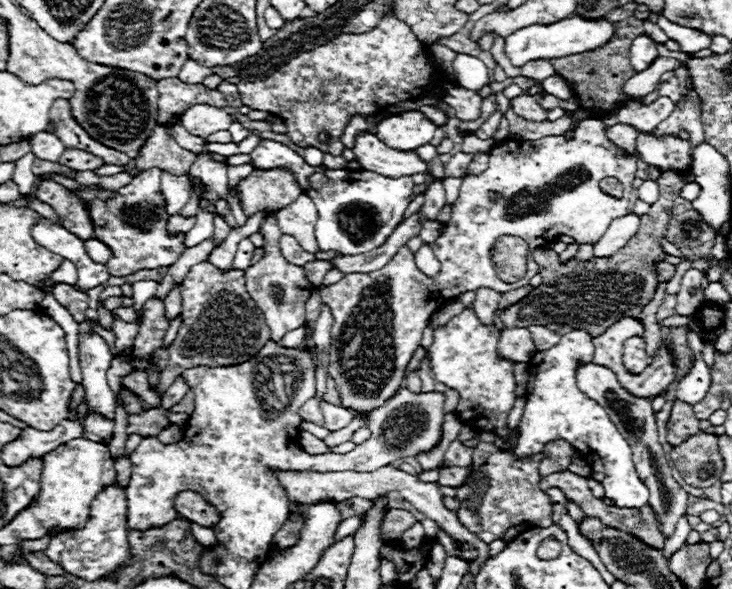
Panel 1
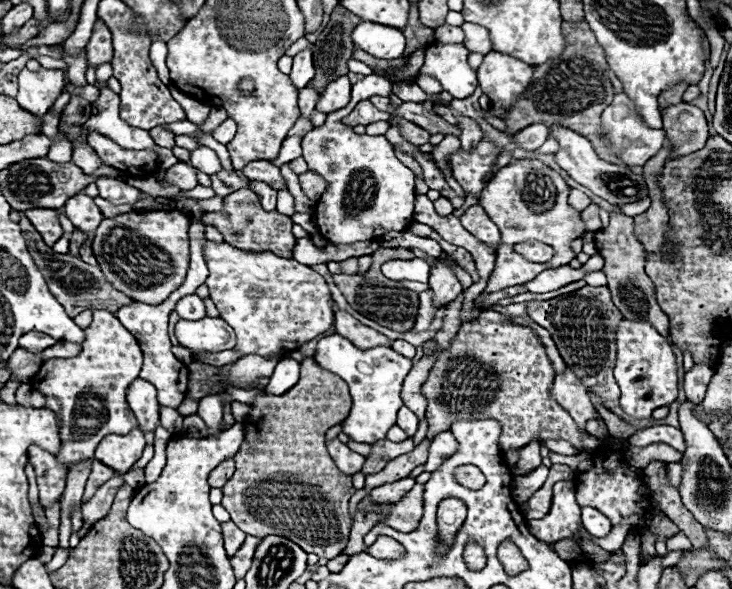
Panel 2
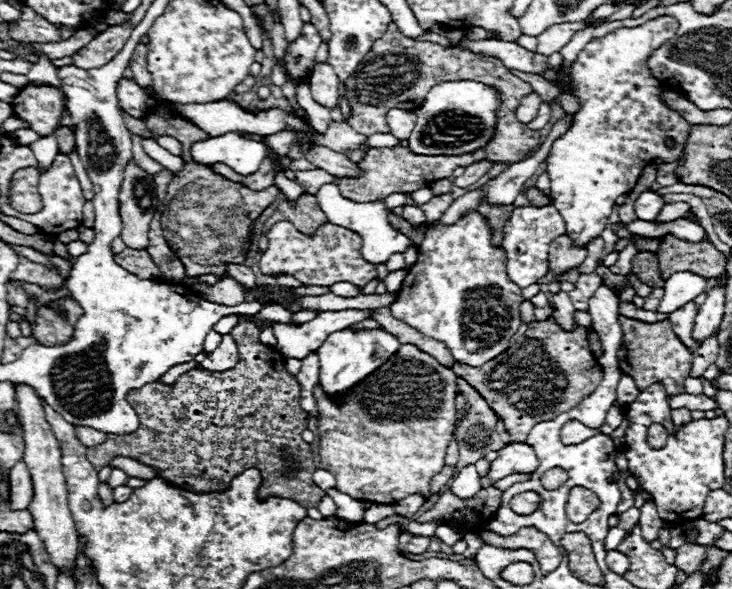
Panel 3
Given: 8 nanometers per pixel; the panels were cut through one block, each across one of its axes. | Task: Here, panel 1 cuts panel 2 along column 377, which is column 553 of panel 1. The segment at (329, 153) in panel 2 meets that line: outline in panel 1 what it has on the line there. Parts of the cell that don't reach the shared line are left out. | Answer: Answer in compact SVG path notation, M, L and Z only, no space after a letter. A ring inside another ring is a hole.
M558 74L542 80L542 88L544 88L546 94L554 94L560 100L568 100L568 96L572 96L572 90L570 90L568 82L564 78L560 78ZM584 120L572 140L566 140L564 136L548 136L540 140L504 140L504 144L496 144L490 150L490 162L488 168L478 176L464 176L460 196L452 206L450 222L442 230L442 236L438 238L438 254L442 260L442 270L436 276L426 276L420 272L414 264L414 254L404 244L392 260L374 272L356 272L346 274L340 282L320 288L322 300L330 306L334 324L332 324L332 340L330 340L330 374L336 380L336 386L342 394L342 404L352 406L358 412L376 410L402 386L406 364L410 362L414 350L420 346L422 330L432 318L432 314L446 304L448 300L456 298L462 292L478 290L478 288L492 288L496 292L514 290L520 286L526 286L534 274L540 272L538 264L532 260L532 250L538 246L544 246L552 236L568 234L576 241L596 244L610 222L614 218L620 218L630 212L628 198L612 198L606 196L600 190L600 180L606 176L614 176L618 180L634 180L636 178L636 156L626 156L624 152L616 150L616 146L610 144L604 132L604 124L600 120ZM490 192L498 192L500 200L492 202ZM500 236L518 236L526 240L528 244L528 256L526 256L526 274L518 282L502 282L496 276L494 262L492 262L492 248Z

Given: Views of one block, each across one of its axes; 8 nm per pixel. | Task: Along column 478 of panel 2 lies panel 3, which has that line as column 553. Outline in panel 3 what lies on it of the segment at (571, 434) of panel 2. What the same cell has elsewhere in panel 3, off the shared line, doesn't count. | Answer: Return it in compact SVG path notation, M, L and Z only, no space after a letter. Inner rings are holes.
M554 316L532 324L534 328L528 328L516 344L492 362L478 368L460 364L452 368L454 374L468 380L502 418L512 444L526 442L528 432L538 422L552 420L558 414L568 412L590 396L602 382L602 368L588 352L586 330L582 326L566 332L556 324Z

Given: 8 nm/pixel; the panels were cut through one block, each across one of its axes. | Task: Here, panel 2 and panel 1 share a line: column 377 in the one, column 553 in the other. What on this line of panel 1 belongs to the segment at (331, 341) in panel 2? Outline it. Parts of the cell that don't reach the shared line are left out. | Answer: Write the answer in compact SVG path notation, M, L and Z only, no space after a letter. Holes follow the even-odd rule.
M572 330L562 336L562 342L550 350L538 350L528 362L528 386L526 386L526 410L520 420L520 440L514 448L516 458L532 458L540 454L548 442L570 442L594 470L594 478L604 486L604 494L616 500L620 508L638 508L648 502L650 490L640 480L634 462L632 448L612 424L606 410L576 386L576 358L592 360L594 344L586 330Z

